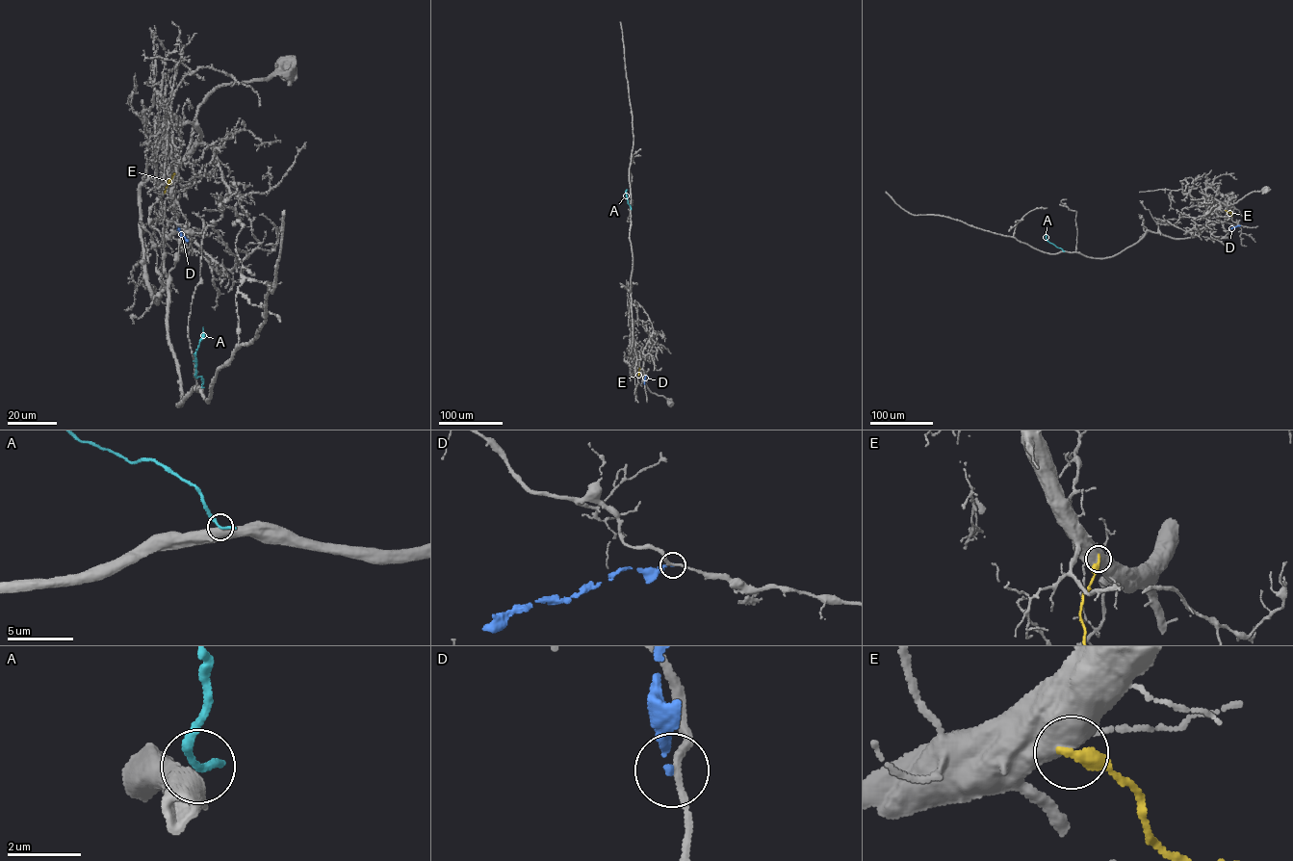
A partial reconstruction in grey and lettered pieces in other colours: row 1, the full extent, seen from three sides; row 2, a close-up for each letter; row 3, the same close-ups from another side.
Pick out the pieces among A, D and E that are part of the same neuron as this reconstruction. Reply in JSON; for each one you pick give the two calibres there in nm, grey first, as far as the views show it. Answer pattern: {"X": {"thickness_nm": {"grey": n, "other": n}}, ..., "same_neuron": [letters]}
{"same_neuron": []}

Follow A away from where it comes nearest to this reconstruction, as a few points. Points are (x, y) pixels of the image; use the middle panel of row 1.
A: (631, 208), (626, 190)

